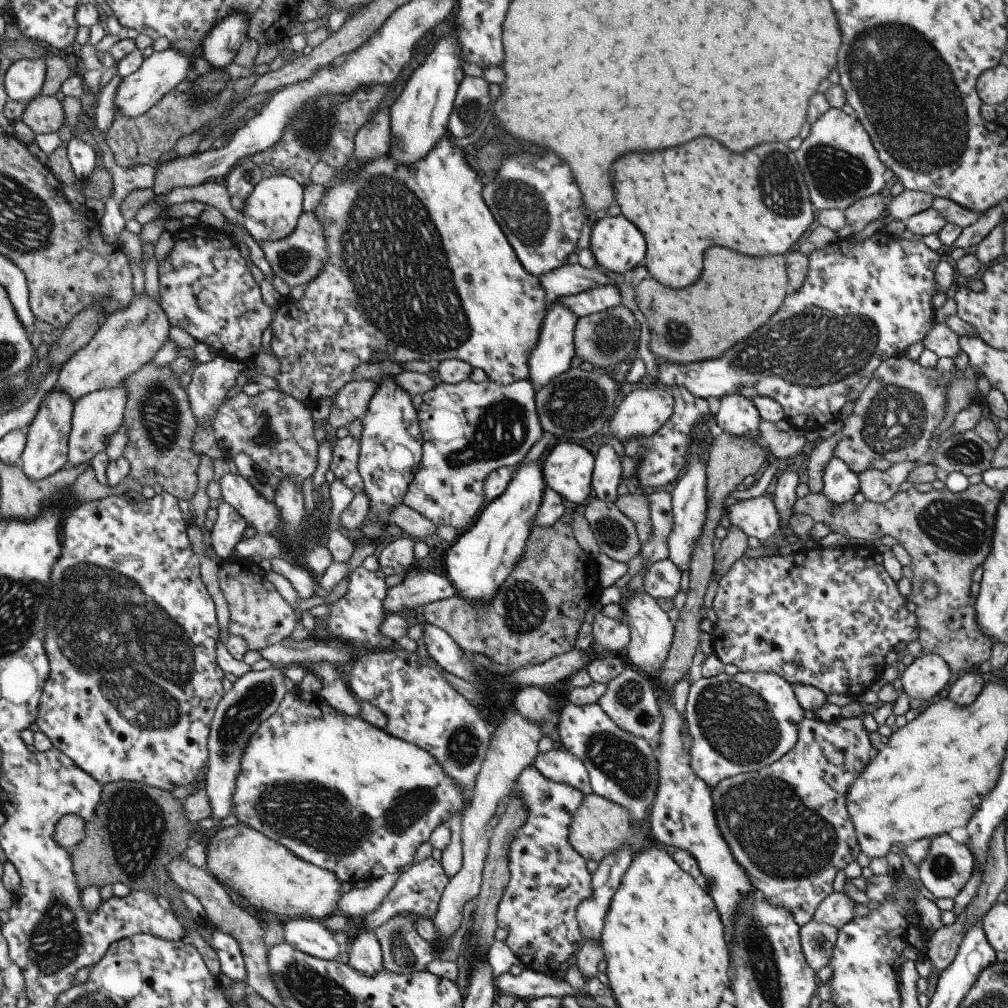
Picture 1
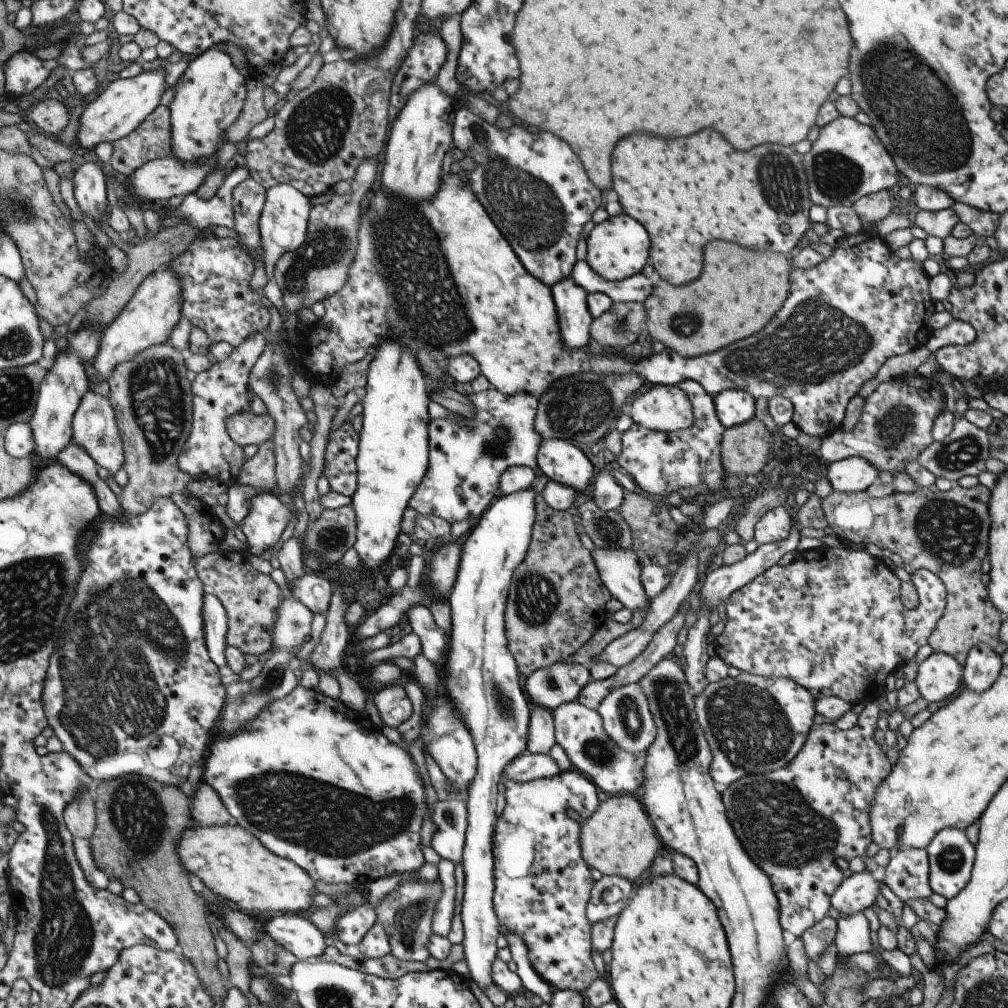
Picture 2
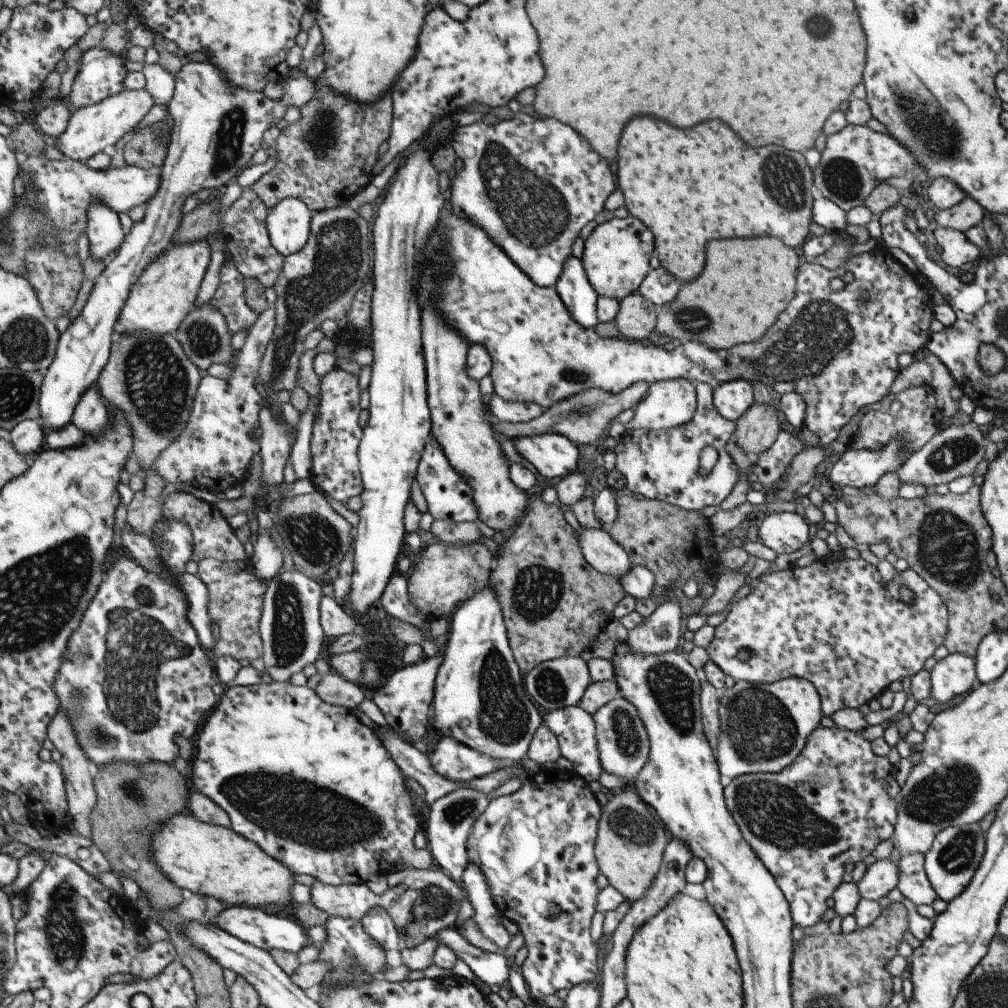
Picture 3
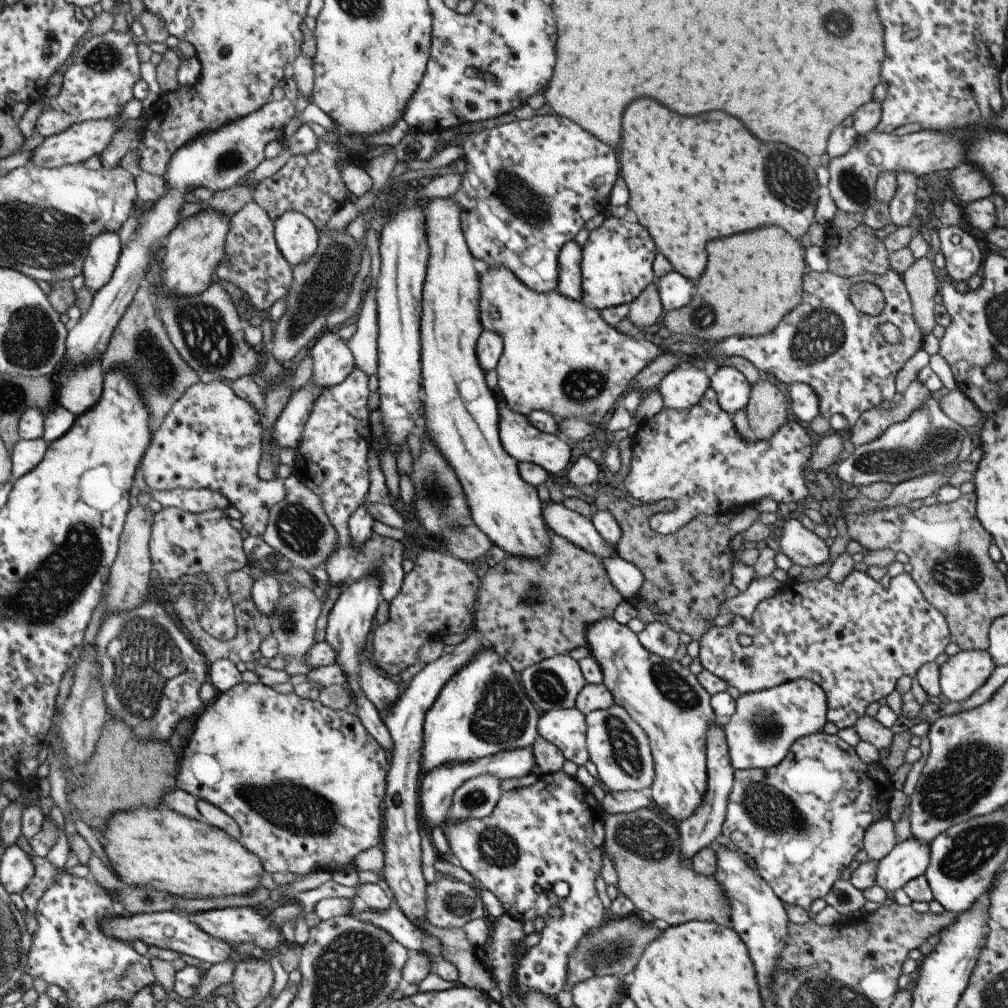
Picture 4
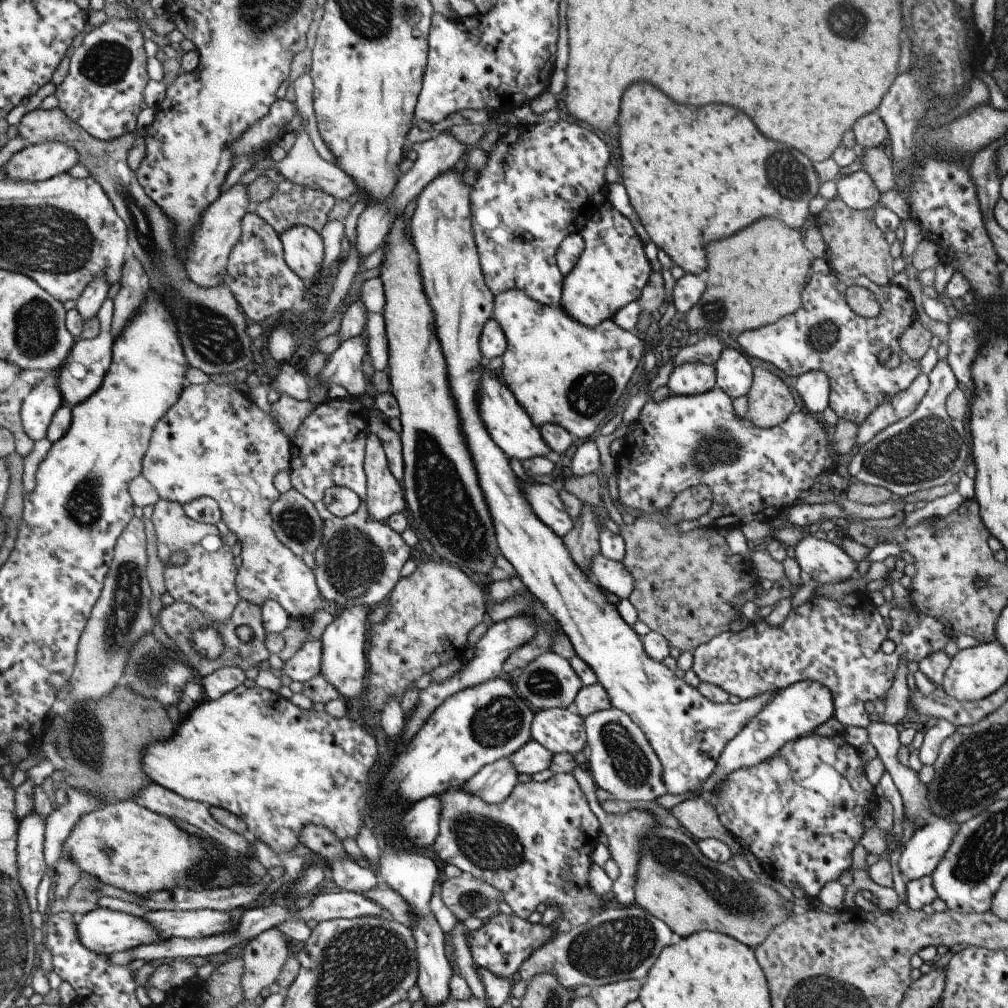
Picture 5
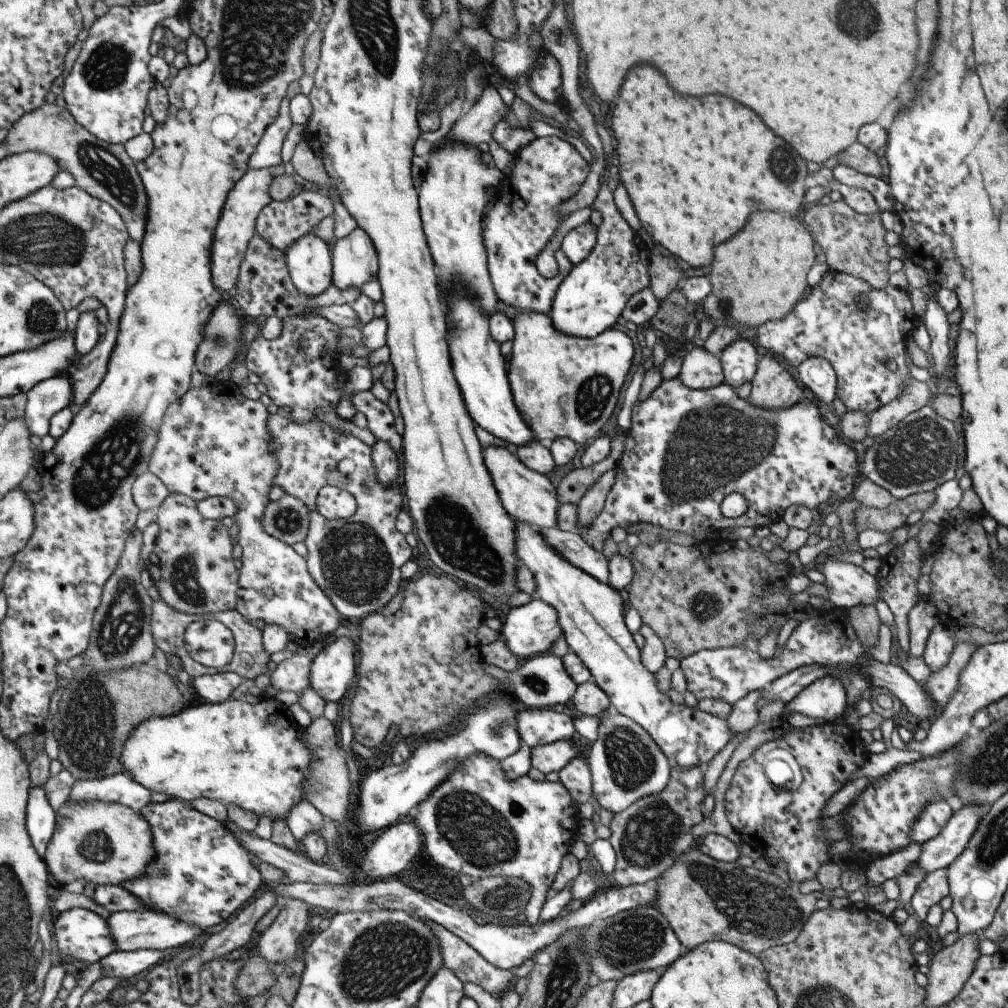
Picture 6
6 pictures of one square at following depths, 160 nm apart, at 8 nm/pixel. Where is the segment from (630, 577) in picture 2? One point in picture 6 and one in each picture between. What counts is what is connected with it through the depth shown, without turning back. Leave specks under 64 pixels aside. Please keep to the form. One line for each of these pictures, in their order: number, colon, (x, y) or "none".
3: (597, 547)
4: (579, 530)
5: (547, 506)
6: (527, 496)

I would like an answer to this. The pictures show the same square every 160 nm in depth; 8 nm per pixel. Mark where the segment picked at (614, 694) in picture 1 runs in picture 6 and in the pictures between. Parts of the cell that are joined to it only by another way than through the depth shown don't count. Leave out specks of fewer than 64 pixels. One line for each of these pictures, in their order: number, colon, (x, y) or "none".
2: (626, 720)
3: (622, 744)
4: (618, 748)
5: (621, 762)
6: (625, 764)

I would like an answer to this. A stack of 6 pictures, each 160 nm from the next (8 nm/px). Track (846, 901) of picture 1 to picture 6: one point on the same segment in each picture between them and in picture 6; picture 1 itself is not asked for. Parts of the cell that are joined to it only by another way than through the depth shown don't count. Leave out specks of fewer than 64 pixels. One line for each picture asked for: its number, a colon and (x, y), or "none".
2: (858, 891)
3: (881, 876)
4: (908, 859)
5: (921, 853)
6: (937, 853)

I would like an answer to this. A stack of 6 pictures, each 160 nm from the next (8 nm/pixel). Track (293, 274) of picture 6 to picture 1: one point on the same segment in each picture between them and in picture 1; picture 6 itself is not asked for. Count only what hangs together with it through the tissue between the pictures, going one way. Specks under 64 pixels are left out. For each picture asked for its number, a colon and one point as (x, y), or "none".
1: (270, 212)
2: (282, 222)
3: (288, 223)
4: (296, 237)
5: (302, 250)

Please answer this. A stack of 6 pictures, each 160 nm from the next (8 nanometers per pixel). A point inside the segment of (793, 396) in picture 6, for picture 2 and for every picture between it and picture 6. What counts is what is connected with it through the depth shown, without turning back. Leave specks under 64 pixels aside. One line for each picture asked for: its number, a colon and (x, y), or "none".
2: (744, 447)
3: (755, 430)
4: (766, 410)
5: (769, 402)

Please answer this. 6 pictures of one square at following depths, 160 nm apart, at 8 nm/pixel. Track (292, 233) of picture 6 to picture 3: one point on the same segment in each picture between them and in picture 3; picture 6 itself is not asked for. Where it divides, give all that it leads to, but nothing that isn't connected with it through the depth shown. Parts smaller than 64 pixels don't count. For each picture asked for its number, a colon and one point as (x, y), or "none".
3: (324, 159)
4: (312, 185)
5: (290, 204)

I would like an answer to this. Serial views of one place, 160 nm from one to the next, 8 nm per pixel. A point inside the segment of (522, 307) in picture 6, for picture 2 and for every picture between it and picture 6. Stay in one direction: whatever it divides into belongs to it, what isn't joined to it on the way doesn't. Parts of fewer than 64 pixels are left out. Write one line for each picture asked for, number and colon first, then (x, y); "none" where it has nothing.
2: (532, 185)
3: (531, 184)
4: (529, 186)
5: (541, 182)

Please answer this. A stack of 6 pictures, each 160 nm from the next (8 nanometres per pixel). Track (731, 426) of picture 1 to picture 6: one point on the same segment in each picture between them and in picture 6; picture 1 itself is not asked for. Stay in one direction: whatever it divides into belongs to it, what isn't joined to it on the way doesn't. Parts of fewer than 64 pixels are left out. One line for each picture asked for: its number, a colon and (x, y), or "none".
2: (732, 406)
3: (731, 398)
4: (732, 390)
5: (733, 374)
6: (738, 360)

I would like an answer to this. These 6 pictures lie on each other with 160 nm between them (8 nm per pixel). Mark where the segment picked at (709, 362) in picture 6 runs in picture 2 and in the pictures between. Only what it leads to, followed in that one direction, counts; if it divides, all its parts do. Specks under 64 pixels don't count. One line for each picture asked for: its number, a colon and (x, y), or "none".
2: (663, 408)
3: (669, 403)
4: (681, 388)
5: (689, 379)

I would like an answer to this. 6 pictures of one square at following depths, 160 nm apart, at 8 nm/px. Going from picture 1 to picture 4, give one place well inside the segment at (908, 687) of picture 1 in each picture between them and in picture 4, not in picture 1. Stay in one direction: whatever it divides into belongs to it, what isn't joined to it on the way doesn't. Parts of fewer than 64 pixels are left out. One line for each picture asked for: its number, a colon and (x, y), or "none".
2: (939, 675)
3: (950, 676)
4: (960, 675)

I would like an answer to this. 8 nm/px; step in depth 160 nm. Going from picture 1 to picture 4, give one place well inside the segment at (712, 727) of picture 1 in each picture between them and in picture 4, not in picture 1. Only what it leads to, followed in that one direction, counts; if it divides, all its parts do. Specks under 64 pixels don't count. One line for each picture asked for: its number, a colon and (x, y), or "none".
2: (753, 725)
3: (763, 727)
4: (758, 734)

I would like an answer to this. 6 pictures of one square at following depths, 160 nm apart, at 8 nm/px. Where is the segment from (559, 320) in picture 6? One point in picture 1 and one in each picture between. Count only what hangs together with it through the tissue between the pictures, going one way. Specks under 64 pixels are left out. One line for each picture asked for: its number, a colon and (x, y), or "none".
1: (617, 245)
2: (616, 248)
3: (615, 257)
4: (616, 260)
5: (612, 270)

